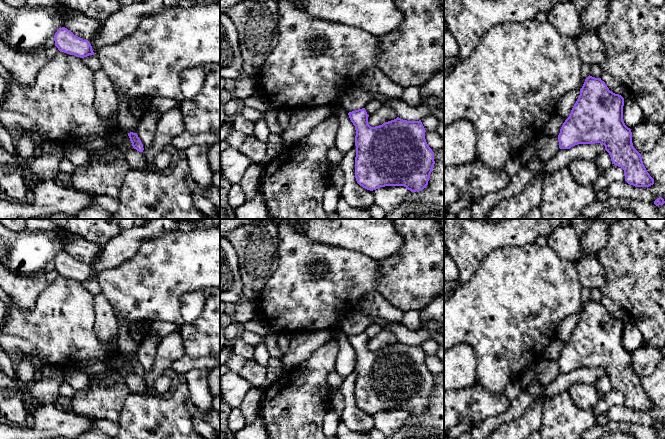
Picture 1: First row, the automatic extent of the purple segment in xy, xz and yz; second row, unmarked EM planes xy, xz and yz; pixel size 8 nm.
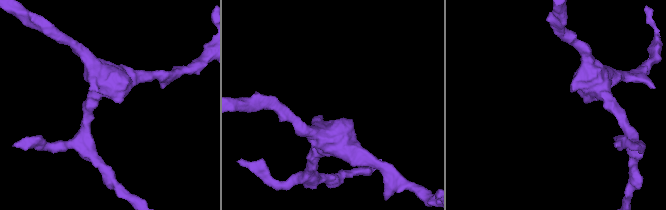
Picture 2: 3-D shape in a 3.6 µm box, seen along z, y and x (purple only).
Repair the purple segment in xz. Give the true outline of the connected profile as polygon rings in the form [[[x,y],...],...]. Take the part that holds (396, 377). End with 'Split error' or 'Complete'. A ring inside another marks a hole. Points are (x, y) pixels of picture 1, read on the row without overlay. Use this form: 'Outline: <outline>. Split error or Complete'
Outline: [[[365,332],[349,336],[348,339],[356,354],[355,402],[360,410],[370,415],[385,410],[404,410],[411,416],[426,412],[435,385],[421,344],[407,345],[397,341],[371,351]]]. Complete

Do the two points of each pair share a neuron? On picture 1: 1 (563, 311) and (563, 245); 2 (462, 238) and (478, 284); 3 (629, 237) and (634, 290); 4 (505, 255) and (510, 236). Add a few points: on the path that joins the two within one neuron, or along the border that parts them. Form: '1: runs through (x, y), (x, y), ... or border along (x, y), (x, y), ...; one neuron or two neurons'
1: border along (547, 244), (560, 257); two neurons
2: border along (488, 254), (474, 275), (462, 284); two neurons
3: runs through (634, 250), (634, 277); one neuron
4: border along (531, 243), (525, 246), (503, 246), (492, 251); two neurons

